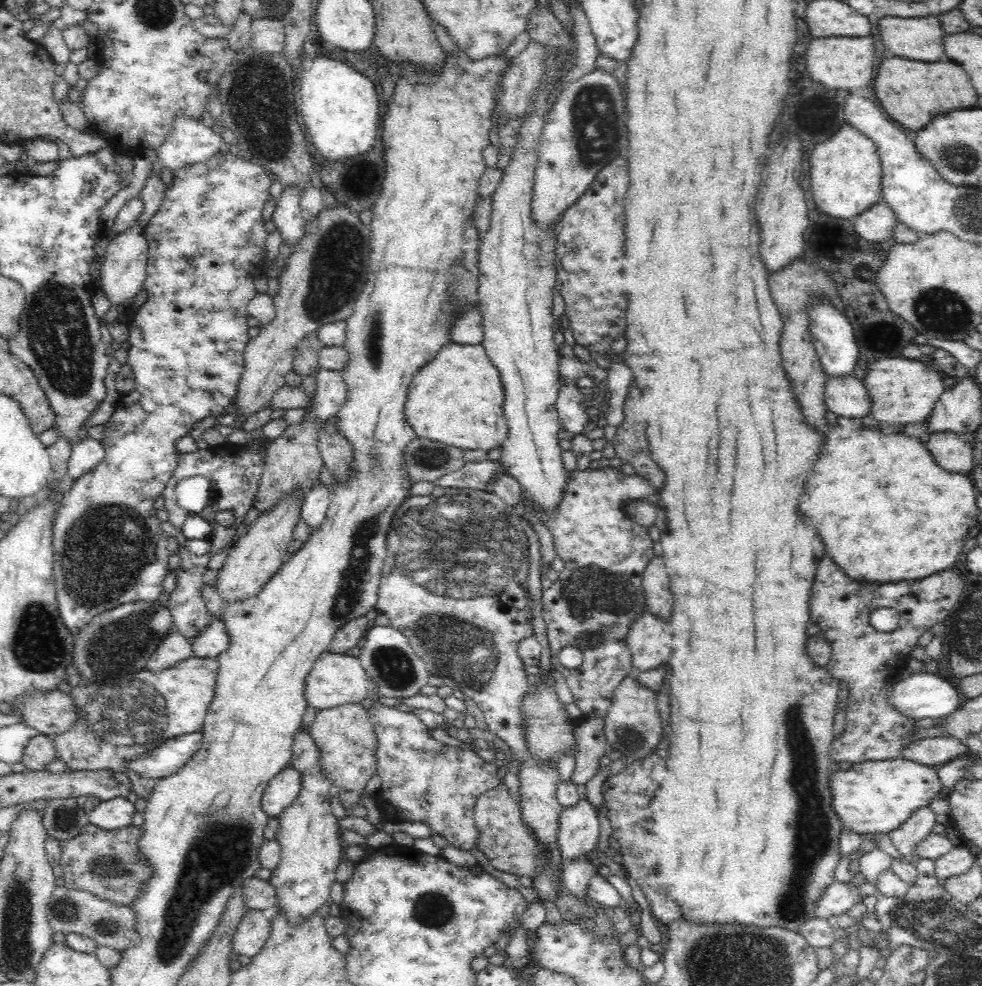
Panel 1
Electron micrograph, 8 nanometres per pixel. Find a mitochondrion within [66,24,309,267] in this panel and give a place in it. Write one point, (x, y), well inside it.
(255, 99)

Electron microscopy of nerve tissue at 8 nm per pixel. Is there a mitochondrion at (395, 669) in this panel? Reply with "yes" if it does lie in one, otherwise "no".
yes

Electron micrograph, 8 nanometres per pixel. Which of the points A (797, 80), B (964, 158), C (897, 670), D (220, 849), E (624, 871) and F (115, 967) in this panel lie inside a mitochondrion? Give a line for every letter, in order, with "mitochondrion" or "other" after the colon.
A: other
B: mitochondrion
C: other
D: mitochondrion
E: other
F: other

